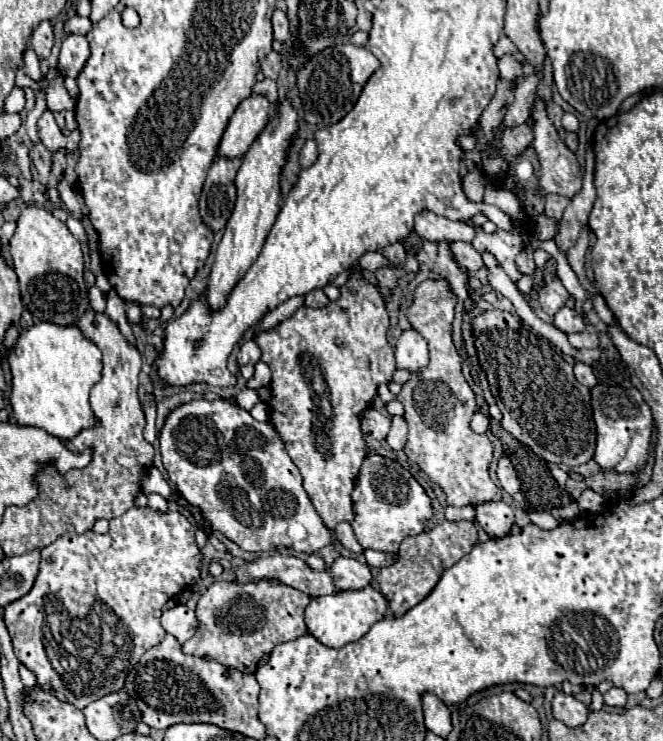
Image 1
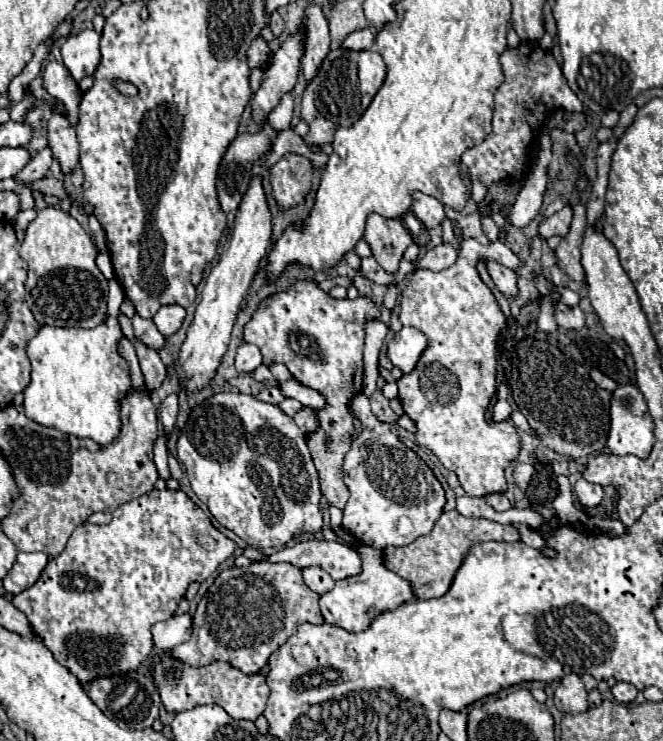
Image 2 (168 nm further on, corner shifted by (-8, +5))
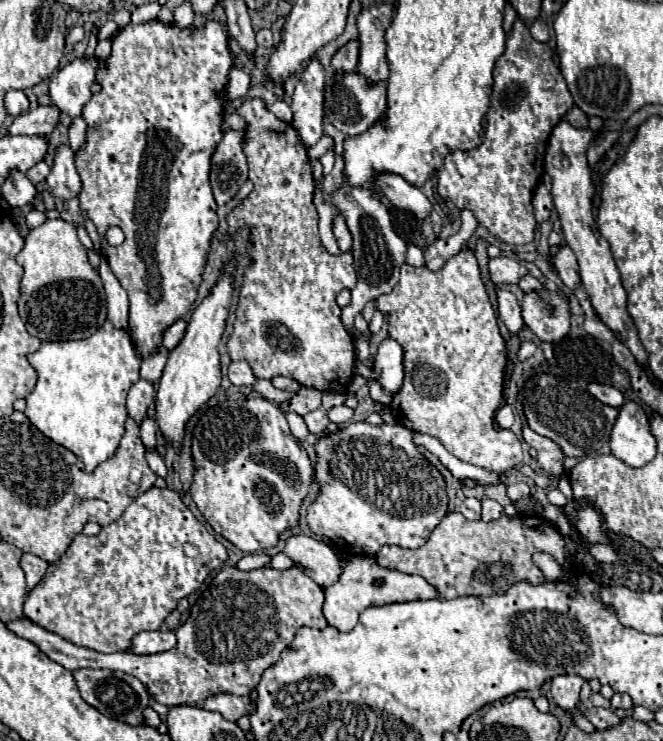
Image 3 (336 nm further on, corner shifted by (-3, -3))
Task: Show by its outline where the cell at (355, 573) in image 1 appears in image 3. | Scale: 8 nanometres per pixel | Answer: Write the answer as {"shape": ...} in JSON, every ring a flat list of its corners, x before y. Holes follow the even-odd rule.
{"shape":[[292,536,286,542,284,554,292,558,294,566,302,568,320,588,332,586,342,574,342,562,336,552,322,540,310,536]]}

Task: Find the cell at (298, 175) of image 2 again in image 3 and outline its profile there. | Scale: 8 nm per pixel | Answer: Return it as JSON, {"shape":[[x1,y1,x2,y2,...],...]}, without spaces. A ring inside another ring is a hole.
{"shape":[[258,98,244,100,244,104,238,108,238,114,248,122,244,152,248,158,254,190,248,194,248,198,244,198,242,206,238,206,228,216,228,224,230,234,244,224,252,226,252,264,244,274,234,332,228,340,228,354,232,360,246,360,252,366,256,378,272,380,274,376,288,376,306,388,316,388,322,392,346,392,354,378,356,350,352,334,340,320,340,306,336,304,336,296,342,290,351,290,356,285,358,277,354,258,348,252,342,256,332,256,320,244,318,212,312,204,314,180,308,152,300,142,298,132,268,112,264,102]]}

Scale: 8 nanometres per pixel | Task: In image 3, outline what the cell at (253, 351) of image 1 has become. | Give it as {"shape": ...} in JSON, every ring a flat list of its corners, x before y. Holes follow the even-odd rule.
{"shape":[[246,360,232,362,230,368,228,368,228,378,236,386,252,386,256,382,256,378,252,374,252,368,250,368,250,364]]}

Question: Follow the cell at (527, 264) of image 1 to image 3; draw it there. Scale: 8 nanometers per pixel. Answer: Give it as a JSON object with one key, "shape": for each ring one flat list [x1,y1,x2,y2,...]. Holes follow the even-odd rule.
{"shape":[[550,290,530,292,522,300,522,318,526,326,542,340,556,342,570,332,568,302]]}

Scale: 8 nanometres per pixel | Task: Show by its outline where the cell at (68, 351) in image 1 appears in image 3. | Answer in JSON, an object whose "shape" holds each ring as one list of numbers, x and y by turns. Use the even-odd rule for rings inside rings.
{"shape":[[106,320,96,334,92,334,86,340,74,340,74,342,42,342,42,346,28,354,30,366,38,374,36,388,26,396,26,410,24,414,28,420,50,440,56,444,72,450,76,456,82,458,84,468,92,472,100,462,108,460,116,446,120,444,124,436,124,420,128,416,126,412,126,394,134,382,140,380,140,358,136,354,136,348,132,346,132,338,126,330,118,330,112,326,110,320]]}

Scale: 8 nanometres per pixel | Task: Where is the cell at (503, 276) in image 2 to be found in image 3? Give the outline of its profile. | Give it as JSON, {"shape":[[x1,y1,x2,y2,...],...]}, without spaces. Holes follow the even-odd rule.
{"shape":[[496,288,496,296,498,296,498,314,502,322,506,324,510,334,518,334,520,328,524,326,524,320,516,296,510,290,502,290,502,288]]}

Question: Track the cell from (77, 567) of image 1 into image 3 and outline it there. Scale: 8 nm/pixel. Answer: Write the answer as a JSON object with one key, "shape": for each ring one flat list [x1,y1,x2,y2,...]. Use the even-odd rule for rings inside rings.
{"shape":[[152,486,140,494,116,522,104,526,98,536,78,534,72,540,64,556,56,564,48,566,42,582,28,594,24,602,24,616,76,646,104,654,128,652,132,648,132,638,138,632,158,630,166,616,176,608,178,600,198,590,206,576,220,568,226,560,228,550,200,520,196,520,196,516,182,502,180,494,168,488,160,490],[184,542,196,544,200,554,196,558,186,558,182,552]]}

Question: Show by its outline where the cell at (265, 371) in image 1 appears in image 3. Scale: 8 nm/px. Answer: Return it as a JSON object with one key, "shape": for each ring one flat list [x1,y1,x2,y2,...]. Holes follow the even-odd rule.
{"shape":[[276,376,276,378,272,378,272,384,274,384,276,388,282,388,282,390,292,390,292,392,298,392,298,390,300,390,300,384,298,384,296,380,292,380,292,378,286,378,286,376]]}

